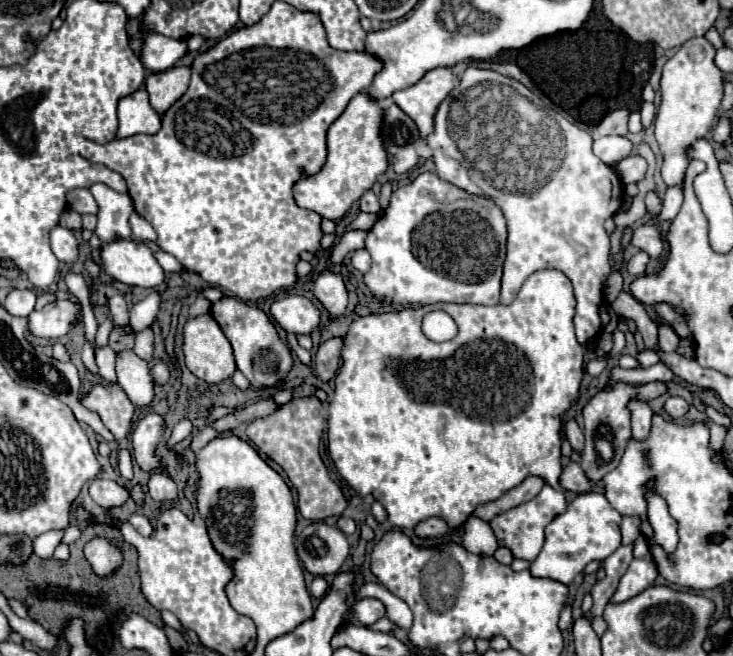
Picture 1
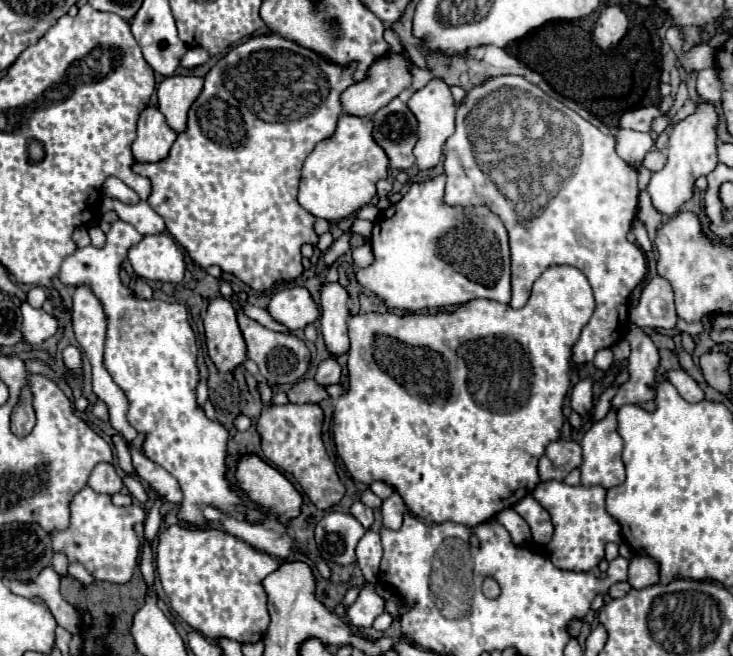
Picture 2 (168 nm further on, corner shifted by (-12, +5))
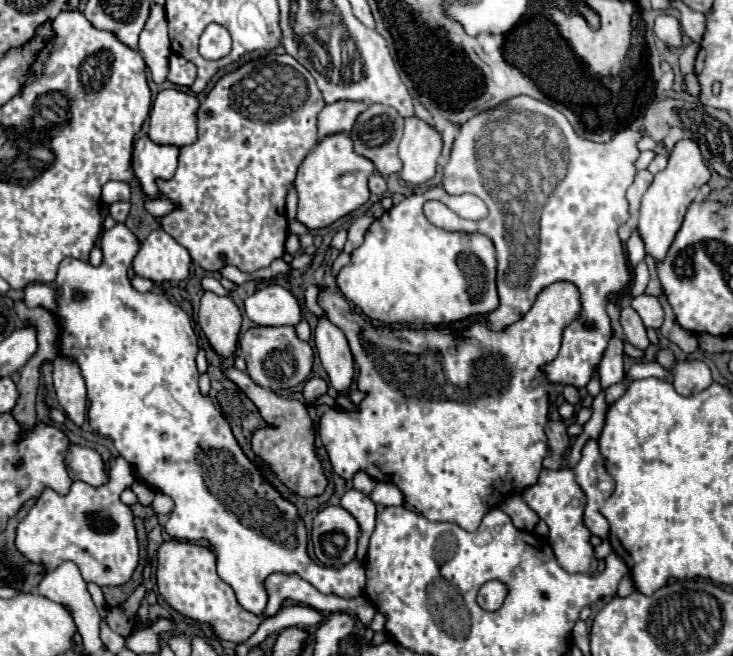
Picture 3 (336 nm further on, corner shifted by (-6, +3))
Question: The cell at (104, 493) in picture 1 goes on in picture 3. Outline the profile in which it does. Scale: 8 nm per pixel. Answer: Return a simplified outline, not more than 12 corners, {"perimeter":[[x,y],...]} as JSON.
{"perimeter":[[70,446],[68,474],[90,486],[108,482],[100,454]]}

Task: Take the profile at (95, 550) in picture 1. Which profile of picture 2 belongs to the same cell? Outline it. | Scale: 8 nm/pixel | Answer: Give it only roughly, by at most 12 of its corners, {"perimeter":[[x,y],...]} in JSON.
{"perimeter":[[82,488],[54,552],[96,580],[126,584],[141,542],[140,506]]}

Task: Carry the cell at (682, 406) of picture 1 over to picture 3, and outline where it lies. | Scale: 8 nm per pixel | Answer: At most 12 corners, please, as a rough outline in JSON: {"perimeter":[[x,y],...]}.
{"perimeter":[[680,362],[674,388],[682,396],[706,390],[712,384],[704,362]]}

